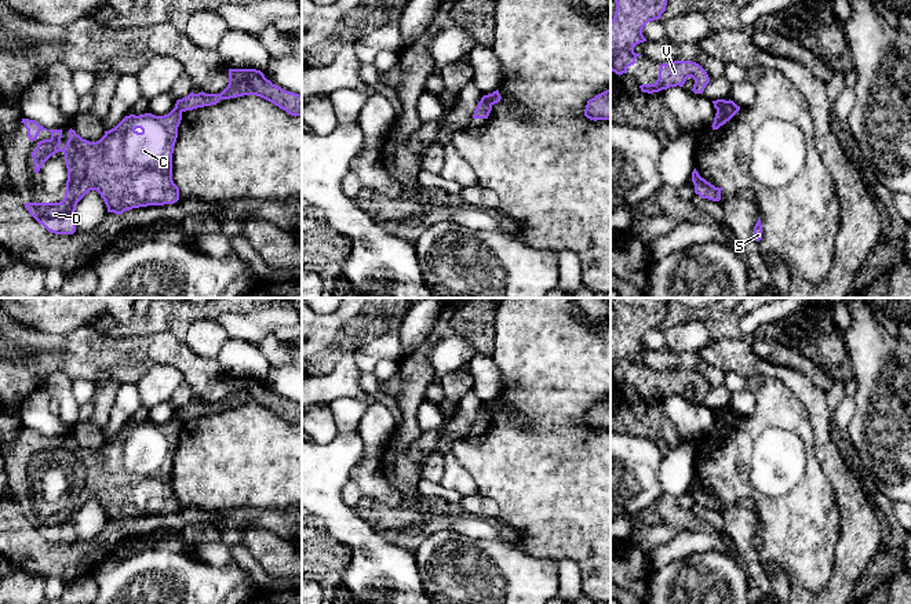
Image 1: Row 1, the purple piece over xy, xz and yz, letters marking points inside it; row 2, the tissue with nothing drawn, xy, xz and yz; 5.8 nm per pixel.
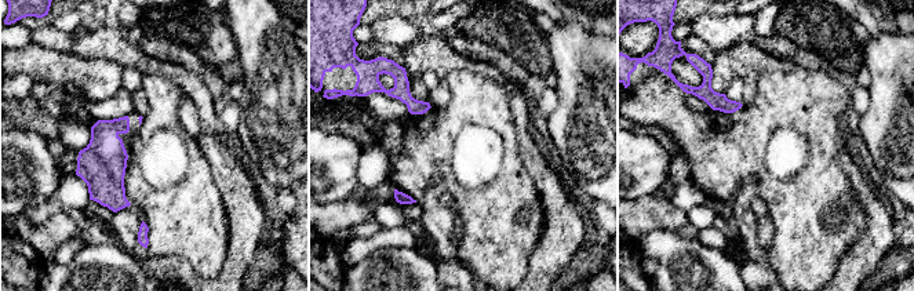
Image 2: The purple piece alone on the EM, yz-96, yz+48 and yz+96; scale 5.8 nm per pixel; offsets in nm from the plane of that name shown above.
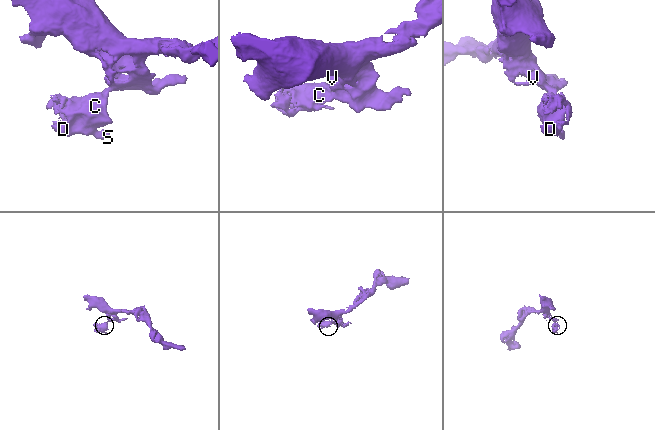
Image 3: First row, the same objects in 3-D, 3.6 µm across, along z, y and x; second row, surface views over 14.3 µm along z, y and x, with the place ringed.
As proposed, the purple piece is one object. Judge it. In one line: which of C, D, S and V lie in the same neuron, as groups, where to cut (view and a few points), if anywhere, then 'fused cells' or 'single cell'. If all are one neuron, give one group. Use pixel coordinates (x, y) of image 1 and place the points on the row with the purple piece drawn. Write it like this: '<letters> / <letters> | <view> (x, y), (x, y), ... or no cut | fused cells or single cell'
C D S / V | xz (484, 95), (491, 105) | fused cells

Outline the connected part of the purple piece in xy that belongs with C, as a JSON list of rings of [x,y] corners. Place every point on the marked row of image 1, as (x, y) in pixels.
[[[176,108],[164,116],[130,114],[114,128],[105,131],[105,135],[96,142],[83,139],[70,128],[69,139],[62,149],[59,146],[62,130],[47,130],[34,120],[22,119],[21,123],[28,130],[29,141],[36,141],[41,130],[51,132],[51,138],[37,142],[32,152],[34,172],[39,174],[43,164],[58,152],[65,154],[68,168],[66,192],[62,201],[25,203],[25,208],[48,232],[73,234],[76,232],[76,205],[90,190],[96,190],[103,199],[108,212],[117,215],[132,208],[176,203],[179,188],[172,181],[172,153],[181,120],[182,112]]]

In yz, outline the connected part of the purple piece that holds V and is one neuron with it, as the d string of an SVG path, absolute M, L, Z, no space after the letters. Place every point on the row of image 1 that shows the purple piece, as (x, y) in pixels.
M674 61L659 65L659 77L655 84L639 85L642 92L653 94L670 87L684 87L688 77L695 80L692 91L703 94L706 85L710 83L707 72L692 61Z

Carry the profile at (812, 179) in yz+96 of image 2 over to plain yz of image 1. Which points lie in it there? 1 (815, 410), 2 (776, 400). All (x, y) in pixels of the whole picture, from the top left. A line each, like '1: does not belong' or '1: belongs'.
1: does not belong
2: belongs

